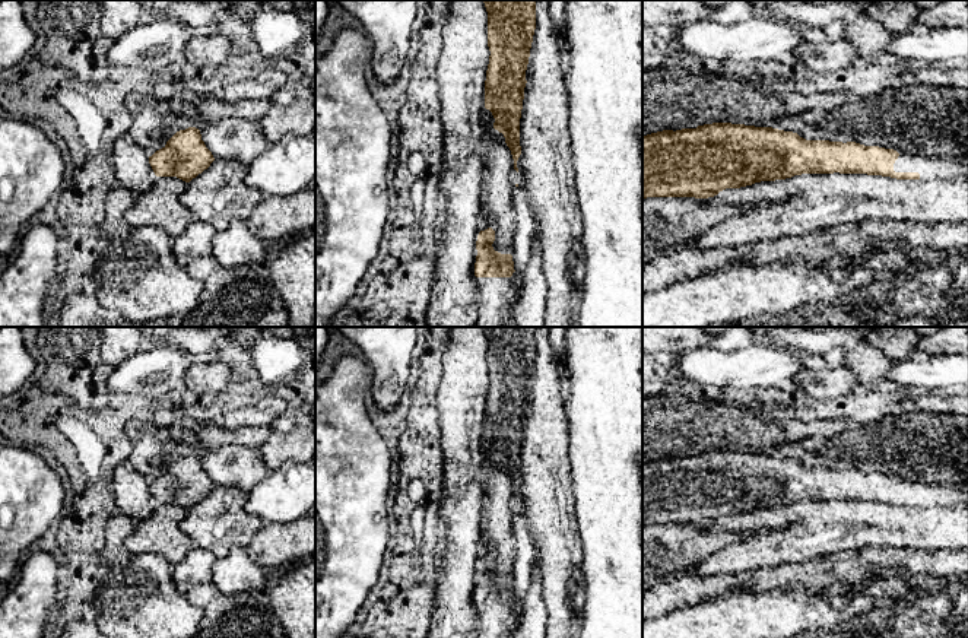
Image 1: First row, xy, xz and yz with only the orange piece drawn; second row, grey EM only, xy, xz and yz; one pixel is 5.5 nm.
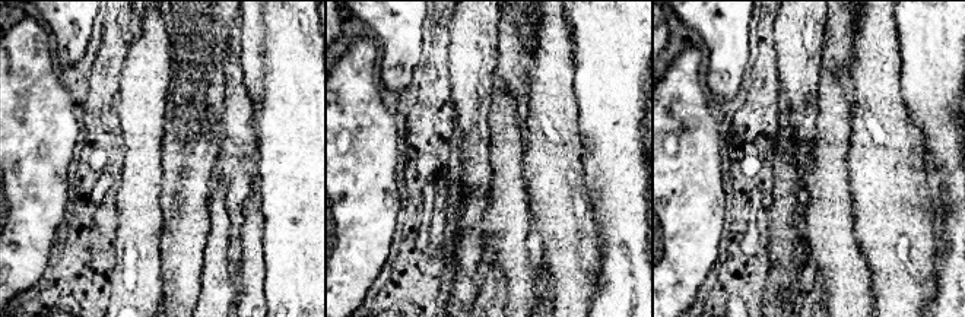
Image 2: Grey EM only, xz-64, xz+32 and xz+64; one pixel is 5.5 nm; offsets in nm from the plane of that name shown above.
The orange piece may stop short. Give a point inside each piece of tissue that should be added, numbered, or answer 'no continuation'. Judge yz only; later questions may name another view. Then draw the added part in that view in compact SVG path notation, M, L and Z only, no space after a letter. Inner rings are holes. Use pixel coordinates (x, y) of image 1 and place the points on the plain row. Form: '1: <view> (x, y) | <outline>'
1: yz (929, 495) | M896 477L895 499L918 499L920 507L956 507L968 505L968 492L953 486L927 485L917 480Z

